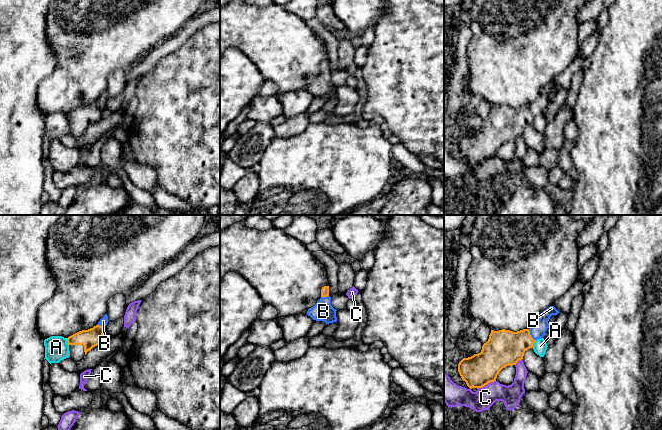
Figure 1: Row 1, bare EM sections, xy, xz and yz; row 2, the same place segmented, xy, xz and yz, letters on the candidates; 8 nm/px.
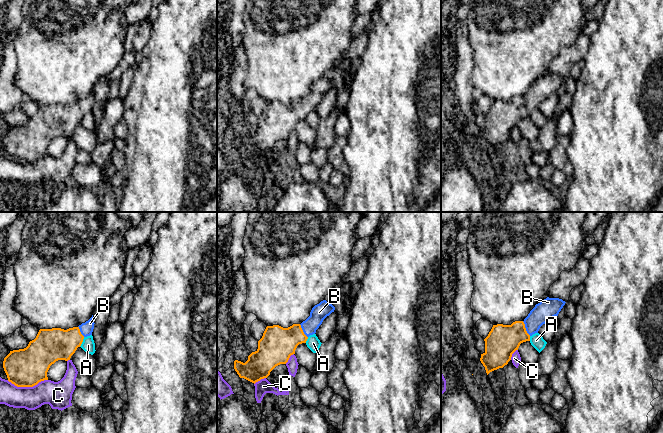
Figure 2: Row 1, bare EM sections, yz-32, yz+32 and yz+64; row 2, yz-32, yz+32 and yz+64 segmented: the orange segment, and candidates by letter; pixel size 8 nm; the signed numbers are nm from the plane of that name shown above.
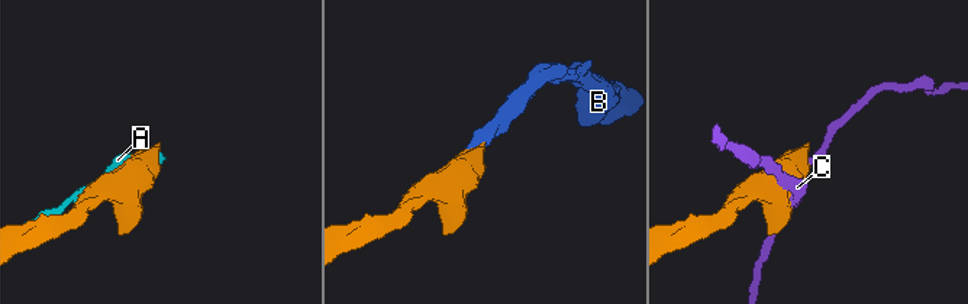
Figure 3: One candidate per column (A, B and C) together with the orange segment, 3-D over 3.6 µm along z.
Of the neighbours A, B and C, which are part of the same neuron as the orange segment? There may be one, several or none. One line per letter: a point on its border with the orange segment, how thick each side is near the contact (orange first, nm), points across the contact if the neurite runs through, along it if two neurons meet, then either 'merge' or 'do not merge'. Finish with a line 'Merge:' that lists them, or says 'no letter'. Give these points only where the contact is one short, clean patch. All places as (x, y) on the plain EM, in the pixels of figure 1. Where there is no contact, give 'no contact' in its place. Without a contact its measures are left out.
A: contact yz (533, 120); calibres 280 and 110 nm; do not merge
B: contact yz (530, 111); calibres 280 and 120 nm; way yz (504, 123), (511, 122), (530, 111), (537, 107); merge
C: contact yz (486, 160); calibres 260 and 170 nm; do not merge
Merge: B

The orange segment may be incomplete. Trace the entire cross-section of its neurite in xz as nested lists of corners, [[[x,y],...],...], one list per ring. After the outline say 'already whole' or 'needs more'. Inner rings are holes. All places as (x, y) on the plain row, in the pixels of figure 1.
[[[329,62],[321,65],[321,74],[317,79],[308,85],[307,91],[313,96],[323,97],[327,100],[337,98],[336,85],[331,81],[331,73],[329,72]]]; needs more

